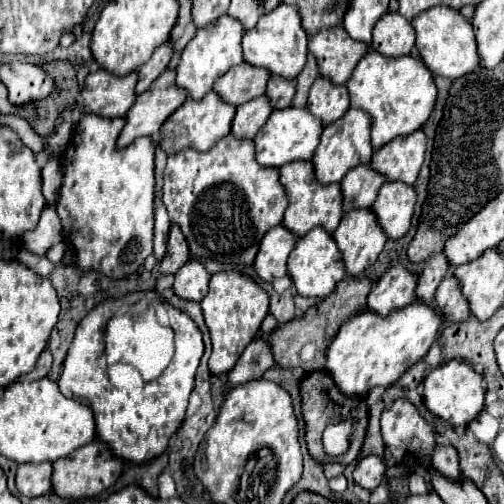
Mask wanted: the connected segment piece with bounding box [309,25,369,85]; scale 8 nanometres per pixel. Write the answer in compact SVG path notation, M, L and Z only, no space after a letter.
M341 25L329 31L319 31L309 39L309 51L317 55L319 75L329 77L337 85L347 83L367 49L365 43L351 39Z

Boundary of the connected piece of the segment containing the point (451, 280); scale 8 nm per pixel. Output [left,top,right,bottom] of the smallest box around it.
[435,273,469,321]

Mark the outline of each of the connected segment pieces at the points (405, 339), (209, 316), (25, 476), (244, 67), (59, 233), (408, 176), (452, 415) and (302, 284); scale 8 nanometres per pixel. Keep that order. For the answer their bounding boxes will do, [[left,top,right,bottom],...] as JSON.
[[327,301,445,397],[201,271,269,375],[17,463,53,497],[213,61,269,105],[23,205,63,255],[371,129,427,185],[423,359,485,427],[289,227,347,297]]

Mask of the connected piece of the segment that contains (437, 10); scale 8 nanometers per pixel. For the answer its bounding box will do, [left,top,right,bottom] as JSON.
[413,7,479,79]

